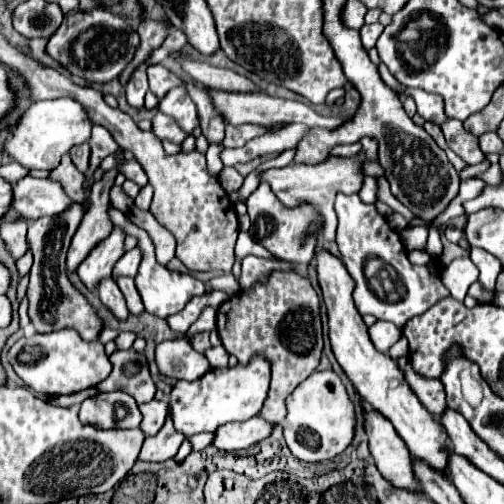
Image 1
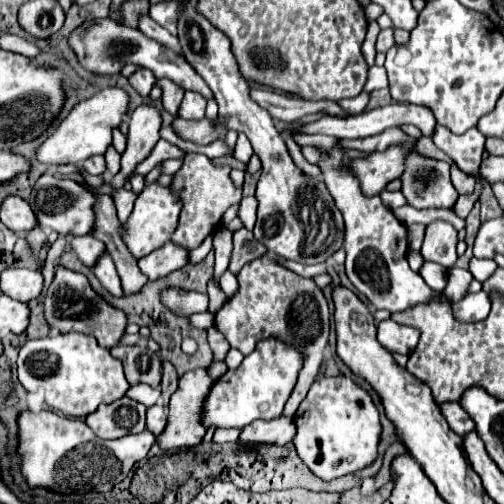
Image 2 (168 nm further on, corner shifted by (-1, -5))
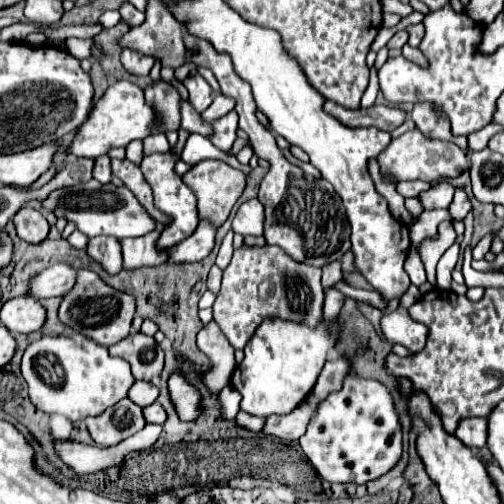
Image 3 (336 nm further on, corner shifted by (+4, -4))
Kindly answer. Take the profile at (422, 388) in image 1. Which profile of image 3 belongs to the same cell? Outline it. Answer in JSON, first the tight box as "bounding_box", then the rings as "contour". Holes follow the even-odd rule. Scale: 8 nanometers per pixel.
{"bounding_box":[454,417,486,449],"contour":[[[466,417],[458,423],[454,435],[464,445],[482,449],[486,445],[486,421],[482,417]]]}

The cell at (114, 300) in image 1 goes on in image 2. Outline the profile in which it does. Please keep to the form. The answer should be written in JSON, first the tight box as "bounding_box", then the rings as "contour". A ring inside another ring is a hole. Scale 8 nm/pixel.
{"bounding_box":[93,252,123,296],"contour":[[[107,252],[103,254],[103,258],[97,260],[97,264],[93,266],[95,276],[101,280],[101,284],[115,296],[123,296],[123,288],[121,288],[121,280],[115,268],[115,262],[111,260],[111,256],[107,256]]]}

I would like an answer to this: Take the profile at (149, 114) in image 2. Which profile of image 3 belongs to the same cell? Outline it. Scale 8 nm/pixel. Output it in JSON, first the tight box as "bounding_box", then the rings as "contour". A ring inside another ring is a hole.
{"bounding_box":[144,81,178,133],"contour":[[[156,81],[144,89],[146,103],[152,105],[156,113],[156,123],[152,125],[154,133],[178,131],[178,91],[166,81]]]}

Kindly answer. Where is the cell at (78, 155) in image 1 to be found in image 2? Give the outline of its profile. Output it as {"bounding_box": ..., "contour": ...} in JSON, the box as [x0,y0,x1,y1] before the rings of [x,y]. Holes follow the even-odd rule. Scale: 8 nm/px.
{"bounding_box":[83,156,105,176],"contour":[[[95,156],[95,158],[91,158],[91,160],[85,160],[85,162],[83,162],[83,168],[85,168],[89,174],[99,176],[99,174],[105,172],[105,160],[103,160],[103,156]]]}

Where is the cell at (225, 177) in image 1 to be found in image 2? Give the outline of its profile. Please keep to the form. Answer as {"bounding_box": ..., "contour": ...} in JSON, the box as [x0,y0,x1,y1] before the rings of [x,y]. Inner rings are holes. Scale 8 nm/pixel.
{"bounding_box":[239,196,257,230],"contour":[[[245,196],[239,204],[239,220],[247,230],[253,230],[255,226],[255,216],[257,214],[257,198],[255,196]]]}

